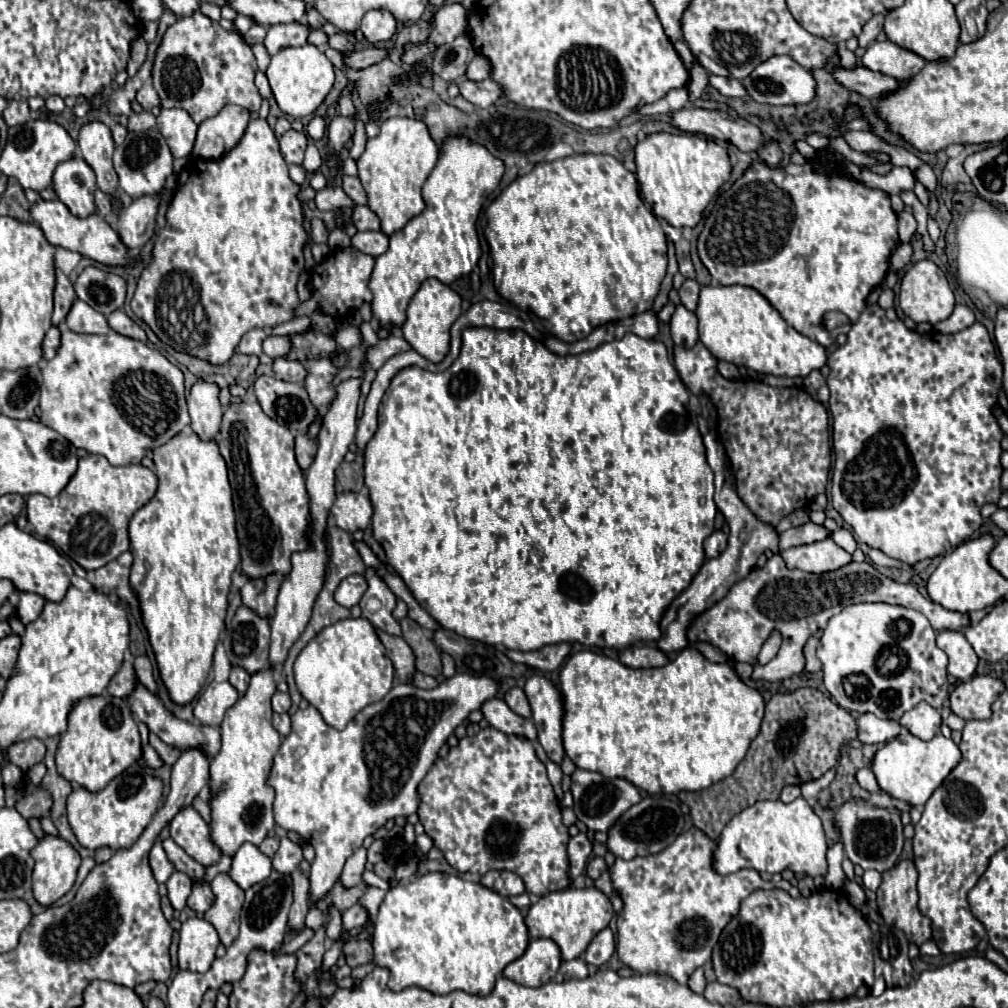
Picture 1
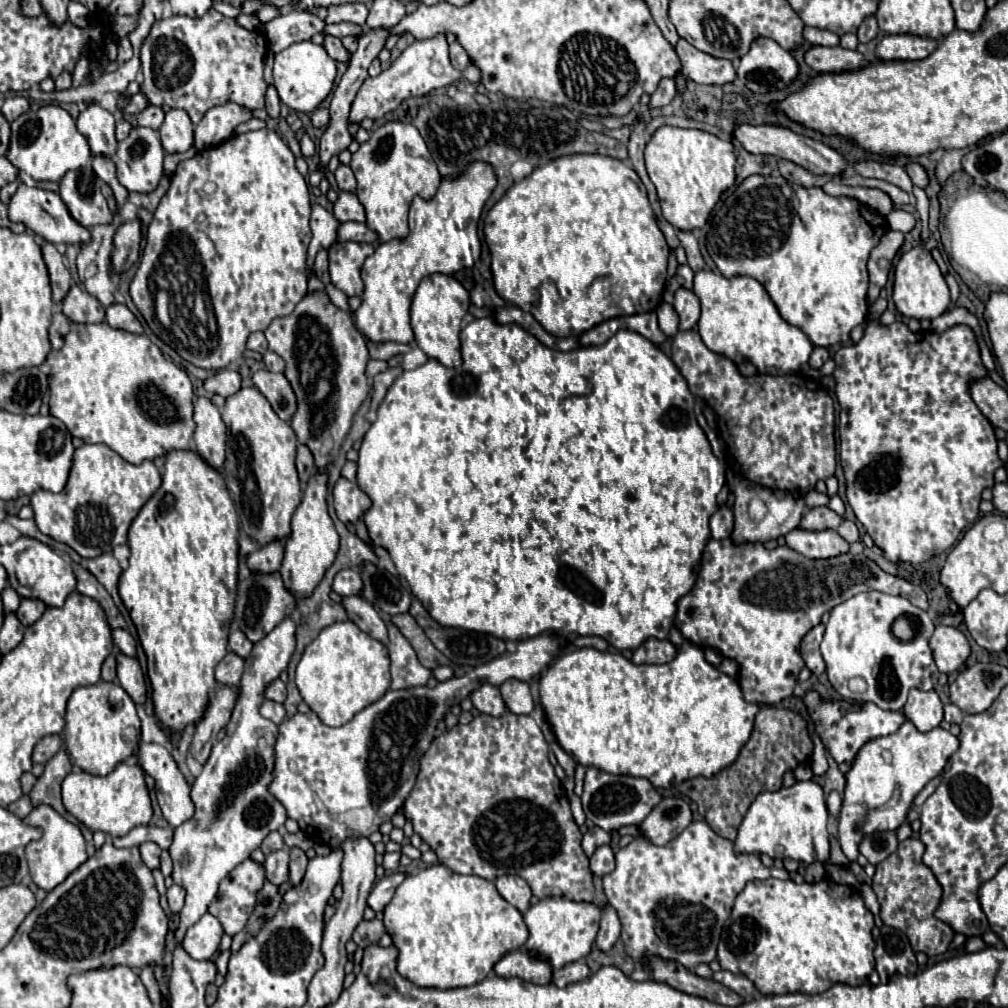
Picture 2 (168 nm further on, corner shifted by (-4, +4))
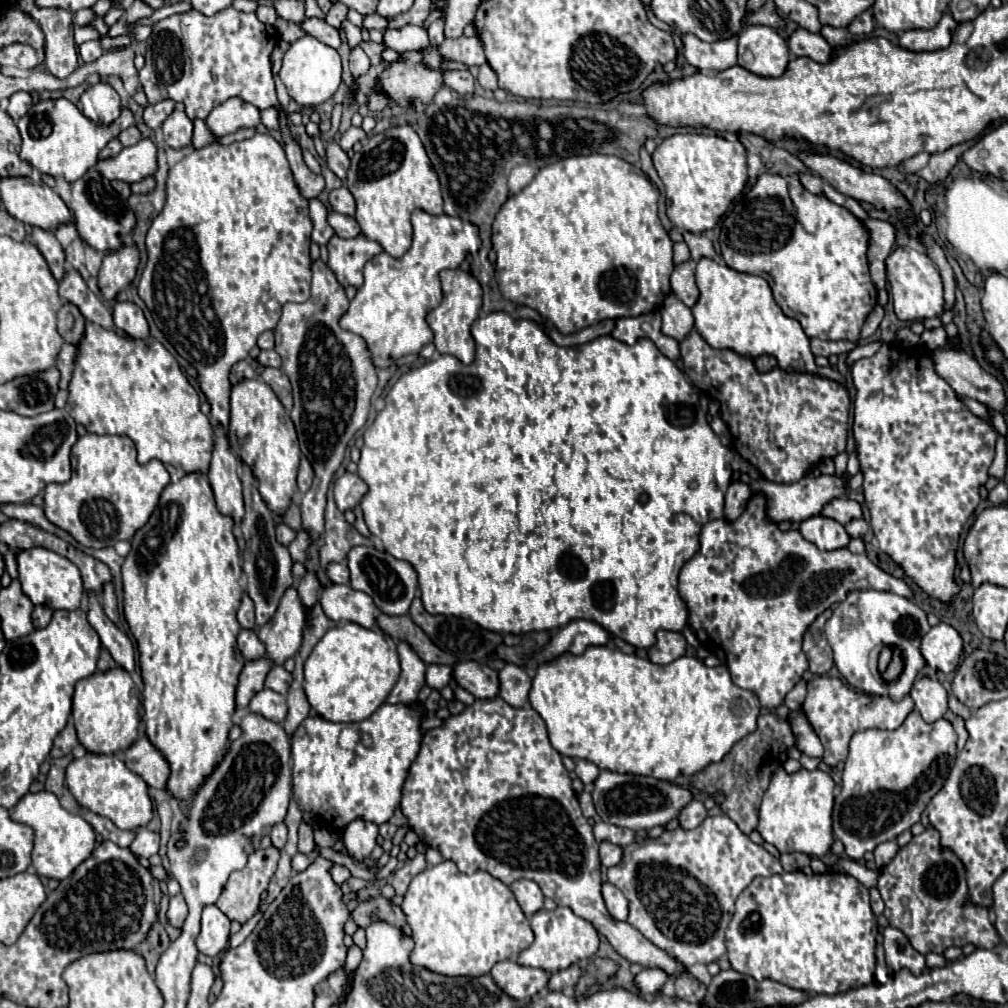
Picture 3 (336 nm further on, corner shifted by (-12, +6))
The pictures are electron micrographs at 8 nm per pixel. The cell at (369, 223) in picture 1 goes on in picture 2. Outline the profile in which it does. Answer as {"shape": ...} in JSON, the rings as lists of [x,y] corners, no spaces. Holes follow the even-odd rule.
{"shape":[[[340,193],[338,201],[334,203],[334,217],[340,223],[344,223],[344,221],[366,221],[366,211],[354,193]]]}

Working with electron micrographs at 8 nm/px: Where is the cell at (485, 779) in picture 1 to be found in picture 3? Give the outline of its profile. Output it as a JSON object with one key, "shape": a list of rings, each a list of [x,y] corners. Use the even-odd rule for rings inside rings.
{"shape":[[[502,697],[476,699],[462,713],[450,715],[440,727],[426,731],[402,785],[400,809],[422,843],[438,849],[444,859],[454,861],[462,873],[488,871],[506,885],[518,879],[532,879],[556,905],[570,907],[578,917],[592,923],[624,959],[644,967],[660,967],[668,975],[682,969],[682,963],[646,941],[640,931],[608,913],[600,893],[598,843],[580,811],[562,757],[550,745],[546,723],[530,705],[516,709]]]}

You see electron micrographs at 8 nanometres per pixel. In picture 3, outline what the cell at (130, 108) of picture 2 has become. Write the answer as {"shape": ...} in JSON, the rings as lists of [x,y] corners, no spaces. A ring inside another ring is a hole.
{"shape":[[[64,97],[38,101],[30,107],[30,113],[26,113],[26,117],[16,123],[22,137],[20,157],[42,173],[48,173],[52,177],[64,177],[68,183],[74,183],[98,161],[98,153],[106,147],[106,143],[118,137],[118,133],[122,129],[128,129],[130,125],[134,125],[130,109],[122,109],[120,117],[114,123],[98,125]]]}

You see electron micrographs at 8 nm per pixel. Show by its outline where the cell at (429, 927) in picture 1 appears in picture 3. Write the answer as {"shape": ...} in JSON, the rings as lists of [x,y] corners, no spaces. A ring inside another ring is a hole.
{"shape":[[[442,861],[440,865],[426,867],[420,875],[416,875],[404,895],[402,909],[406,913],[408,925],[412,927],[412,937],[416,943],[410,953],[410,961],[440,975],[486,975],[498,961],[516,959],[518,953],[530,947],[534,941],[530,923],[522,913],[514,893],[500,879],[492,877],[486,871],[476,871],[474,875],[456,873],[456,865],[452,861]]]}

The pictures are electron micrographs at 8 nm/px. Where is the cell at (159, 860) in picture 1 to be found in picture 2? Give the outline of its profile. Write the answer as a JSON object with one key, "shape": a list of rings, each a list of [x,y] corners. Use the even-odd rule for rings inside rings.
{"shape":[[[142,843],[140,845],[140,853],[142,853],[142,861],[150,867],[150,869],[160,869],[160,853],[162,849],[156,843]]]}

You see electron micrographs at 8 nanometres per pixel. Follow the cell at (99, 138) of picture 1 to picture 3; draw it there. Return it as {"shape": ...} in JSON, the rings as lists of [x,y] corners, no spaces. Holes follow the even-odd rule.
{"shape":[[[104,81],[90,85],[82,93],[80,103],[82,103],[82,113],[100,125],[108,125],[120,115],[120,97]]]}

